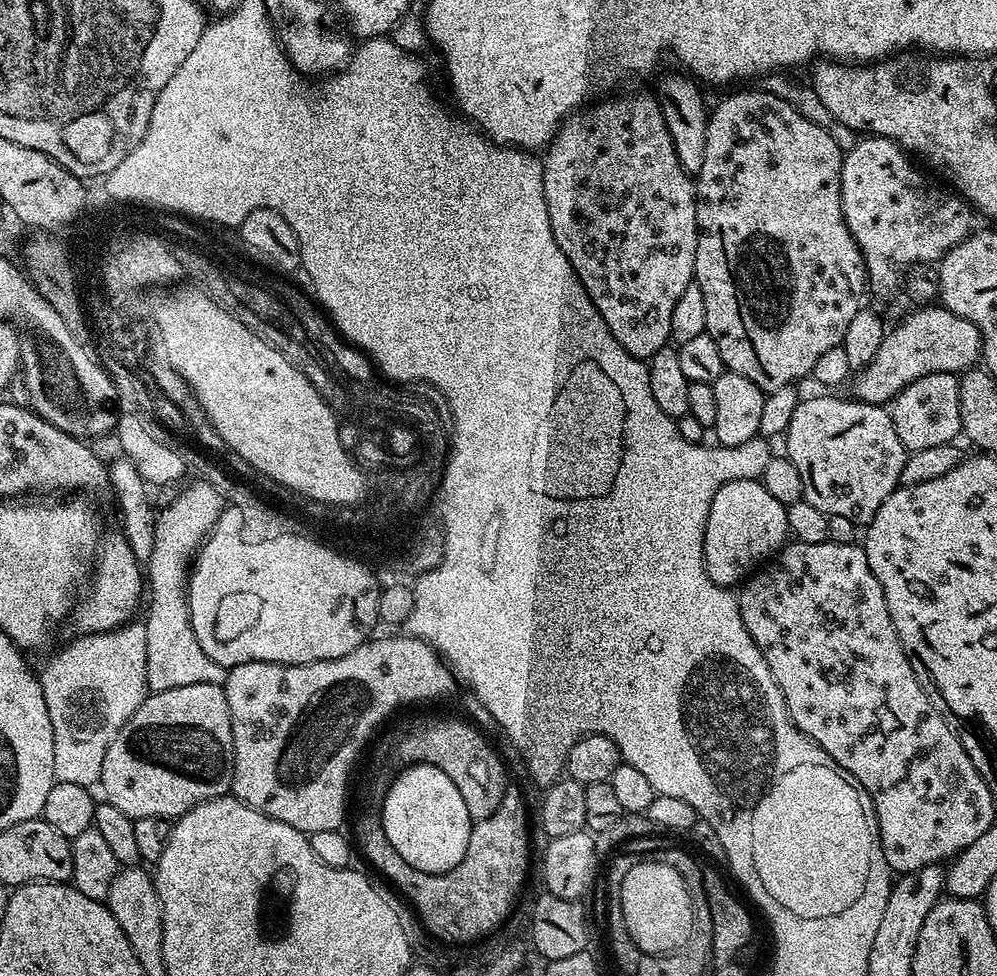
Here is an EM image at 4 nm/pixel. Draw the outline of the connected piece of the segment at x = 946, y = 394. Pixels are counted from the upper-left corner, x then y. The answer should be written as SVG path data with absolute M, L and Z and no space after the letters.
M955 372L926 374L903 388L891 401L890 411L894 430L902 438L902 446L909 452L926 450L929 446L951 444L962 432L960 405L960 376Z

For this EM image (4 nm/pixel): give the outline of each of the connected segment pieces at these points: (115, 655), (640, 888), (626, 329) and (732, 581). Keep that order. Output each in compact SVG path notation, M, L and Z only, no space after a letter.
M133 622L125 624L123 628L114 628L110 632L93 632L79 635L73 644L68 644L44 669L39 669L40 685L42 686L42 698L46 698L46 710L50 710L50 726L54 726L54 774L59 782L74 782L74 786L82 786L91 789L99 785L102 774L102 758L106 758L106 750L110 742L114 742L114 734L126 726L126 722L142 706L144 697L149 695L146 682L146 630L143 623Z
M638 862L622 878L622 918L626 918L626 930L641 953L667 954L683 948L692 934L690 896L678 870L659 862L647 863Z
M632 92L629 96L604 98L601 104L589 103L560 121L548 147L543 149L544 193L546 194L546 210L550 230L554 230L554 242L558 242L561 256L565 256L570 266L574 266L574 274L584 287L584 295L594 302L598 314L610 326L610 334L618 338L621 346L631 356L647 361L655 352L662 350L672 340L672 315L674 306L678 306L678 298L682 298L682 290L694 283L696 274L696 251L698 250L698 222L696 221L696 186L693 177L683 168L675 153L674 142L671 141L670 130L667 129L666 118L661 108L661 101L648 92Z
M740 477L724 483L715 492L704 535L704 565L710 580L724 587L739 585L785 545L788 535L787 505L771 497L759 479Z

